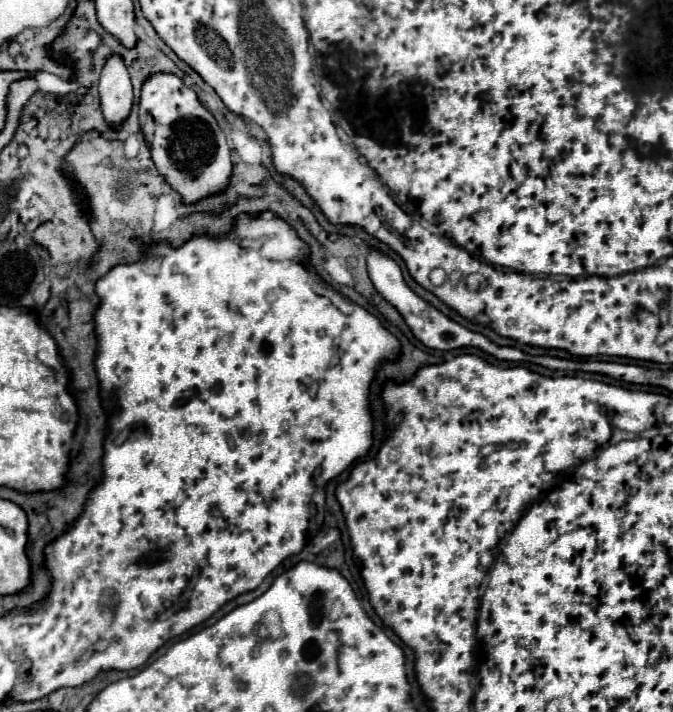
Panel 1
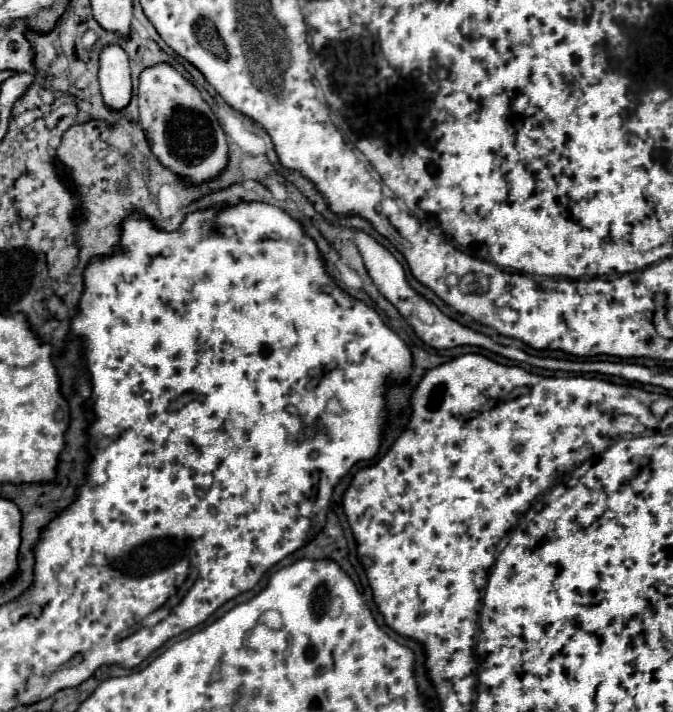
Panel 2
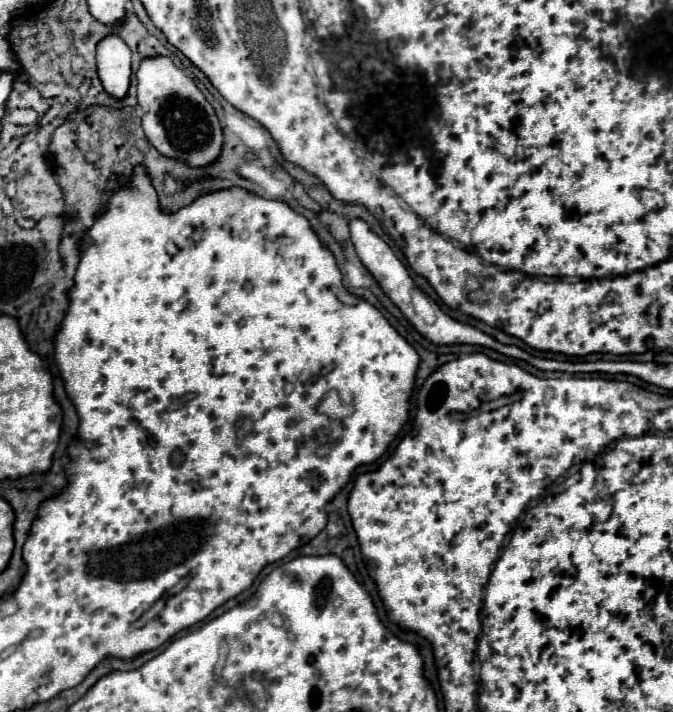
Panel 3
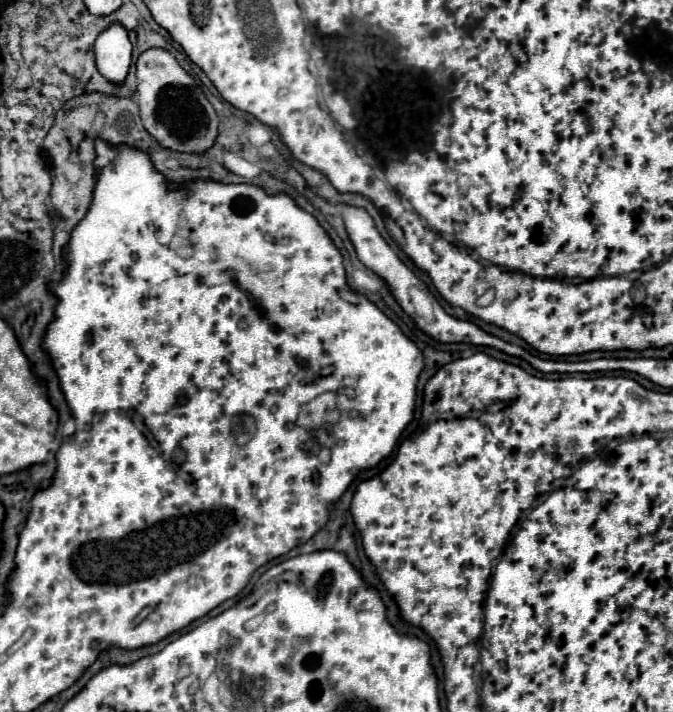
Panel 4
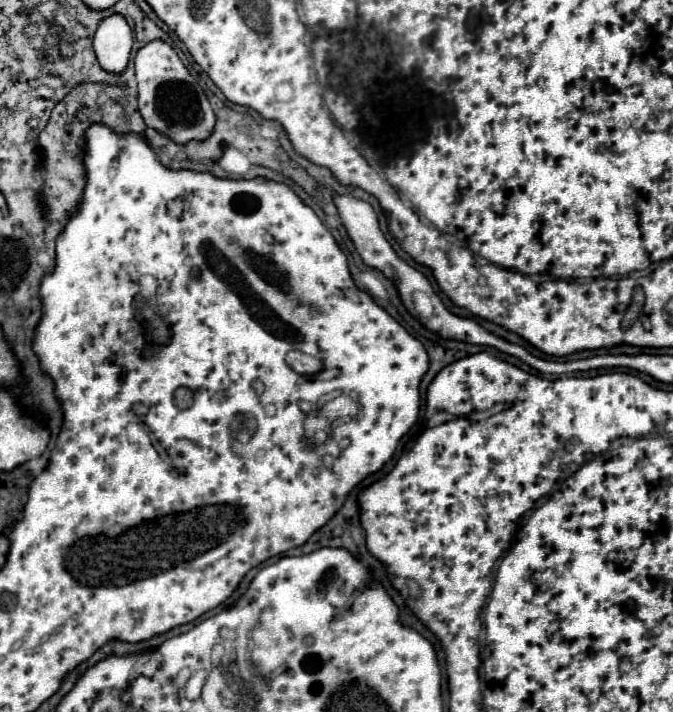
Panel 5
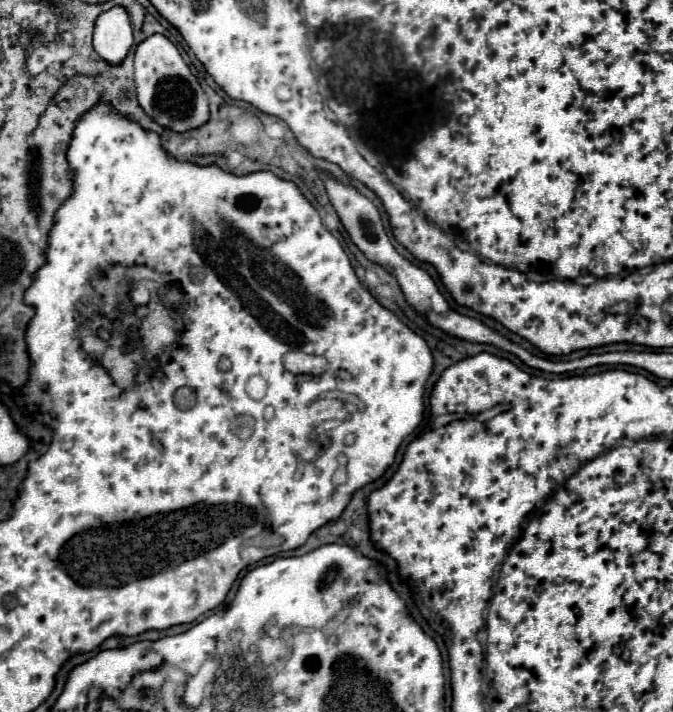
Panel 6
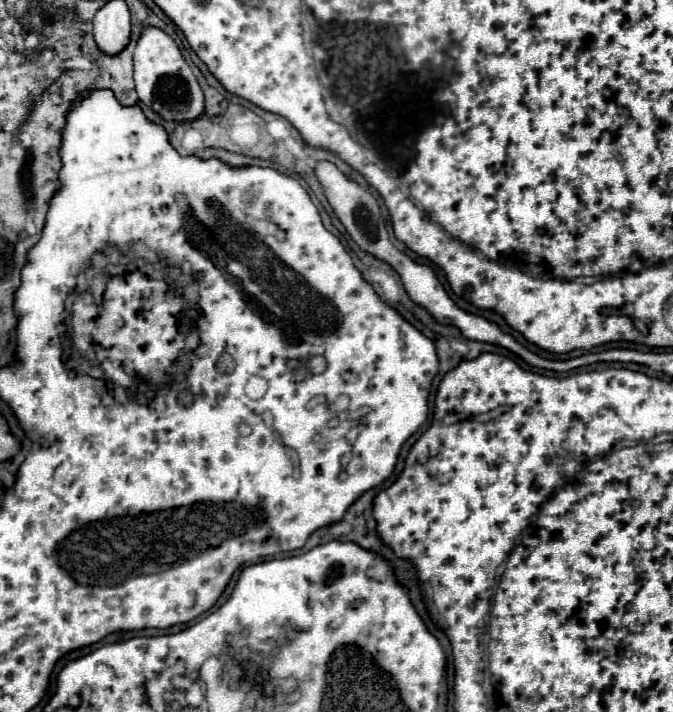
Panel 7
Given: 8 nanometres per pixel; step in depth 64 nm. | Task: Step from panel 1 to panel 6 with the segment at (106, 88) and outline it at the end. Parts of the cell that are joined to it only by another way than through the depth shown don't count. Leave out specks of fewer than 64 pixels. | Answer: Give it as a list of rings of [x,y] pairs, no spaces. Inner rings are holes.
[[[112,6],[96,18],[94,50],[108,64],[118,64],[120,60],[124,60],[132,44],[132,24],[126,8]]]

